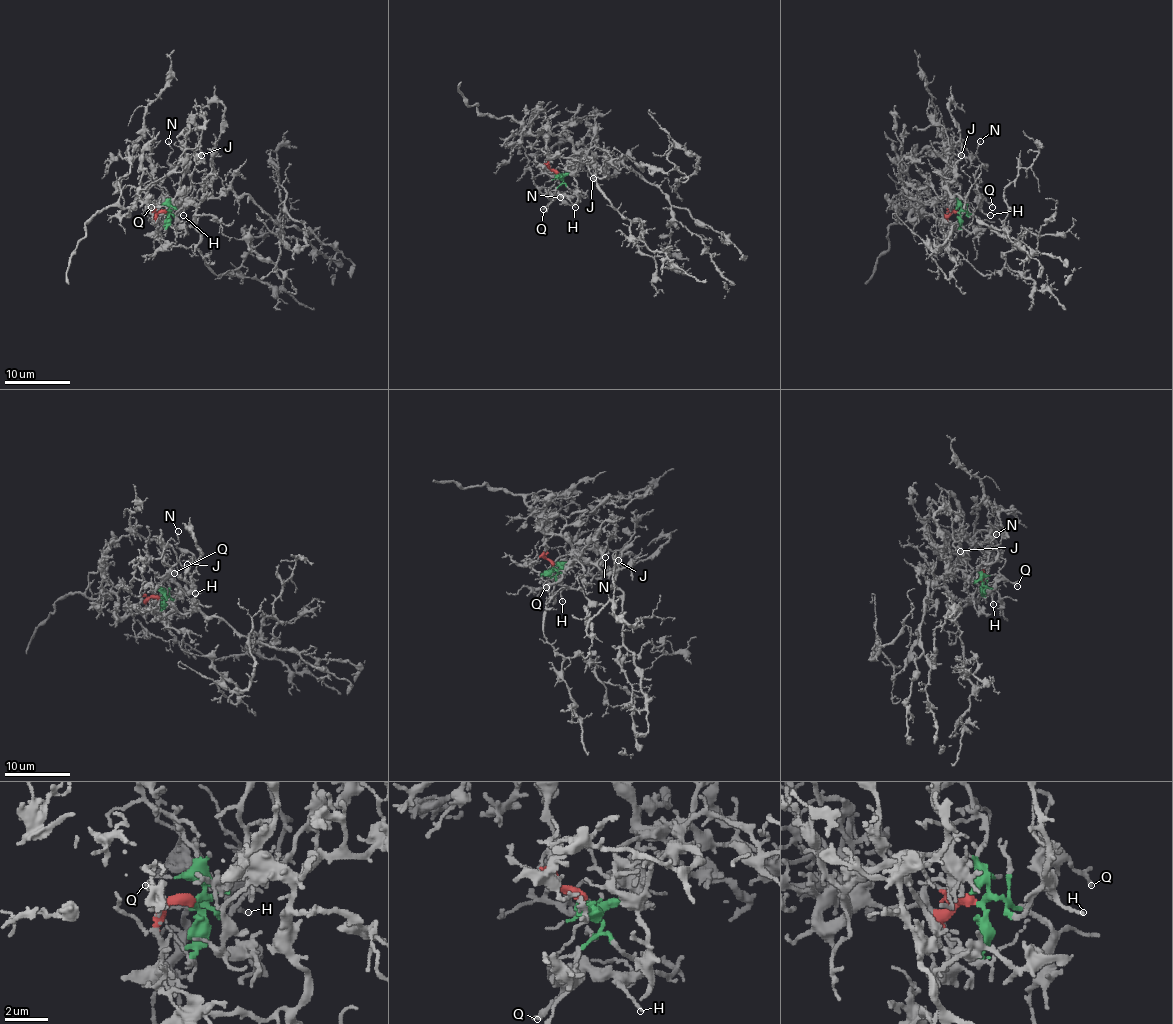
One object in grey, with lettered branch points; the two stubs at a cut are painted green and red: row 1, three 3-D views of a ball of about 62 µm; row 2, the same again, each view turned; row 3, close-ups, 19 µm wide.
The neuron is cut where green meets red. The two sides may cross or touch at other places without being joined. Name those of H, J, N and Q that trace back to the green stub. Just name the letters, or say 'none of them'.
H, N, Q

